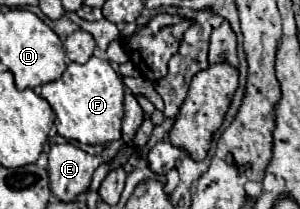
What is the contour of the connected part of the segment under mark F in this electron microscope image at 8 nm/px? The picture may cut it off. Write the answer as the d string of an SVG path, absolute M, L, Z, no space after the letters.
M91 57L87 63L69 63L61 79L43 85L43 97L53 107L57 119L57 133L65 139L73 139L89 145L107 145L121 139L123 119L123 79L109 61Z

